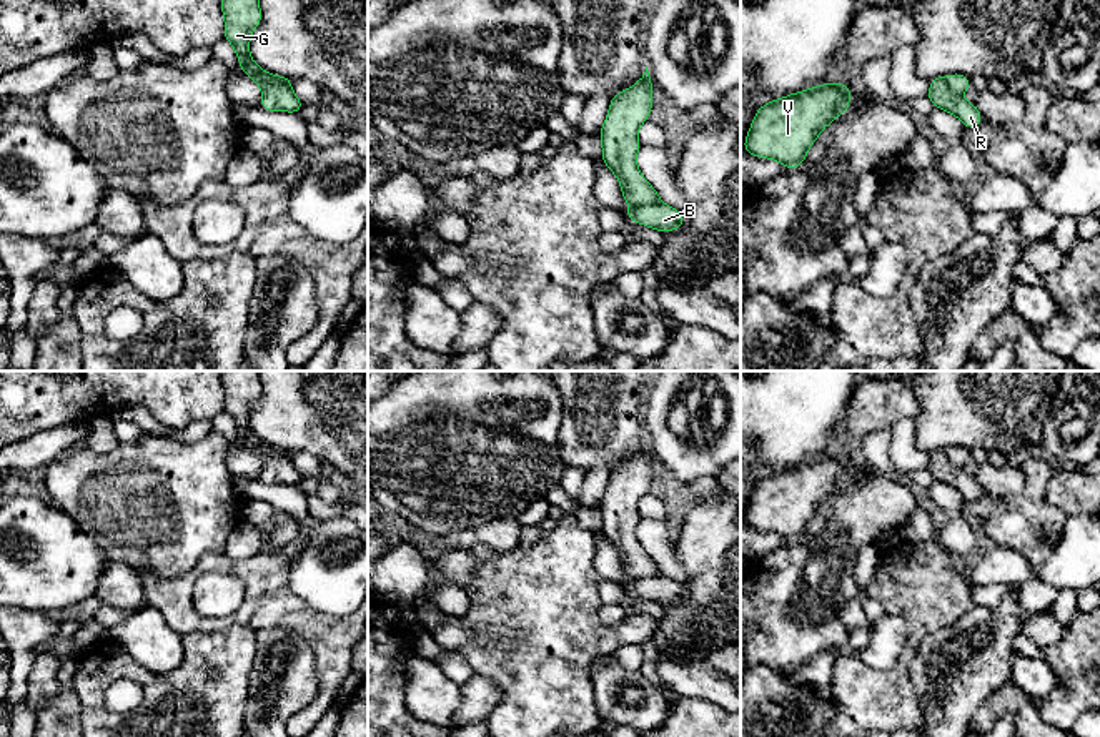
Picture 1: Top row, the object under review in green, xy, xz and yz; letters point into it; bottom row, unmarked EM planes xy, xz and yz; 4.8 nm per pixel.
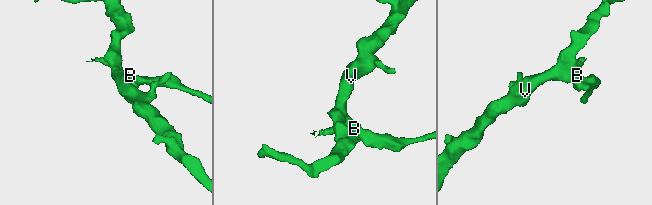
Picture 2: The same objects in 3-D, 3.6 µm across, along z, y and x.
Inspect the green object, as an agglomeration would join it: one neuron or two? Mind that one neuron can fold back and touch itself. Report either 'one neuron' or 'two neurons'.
two neurons

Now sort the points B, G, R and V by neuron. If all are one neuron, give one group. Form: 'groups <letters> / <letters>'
groups B / G R V

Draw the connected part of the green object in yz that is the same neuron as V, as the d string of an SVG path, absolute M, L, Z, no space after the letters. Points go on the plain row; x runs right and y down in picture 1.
M822 456L757 481L742 521L757 531L772 531L785 542L805 536L819 506L852 477L847 456Z

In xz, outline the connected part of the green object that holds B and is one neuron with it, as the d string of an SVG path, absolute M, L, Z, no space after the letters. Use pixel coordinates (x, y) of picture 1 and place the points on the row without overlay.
M652 576L644 579L631 579L626 584L629 594L639 594L642 599L649 599L661 606L674 604L686 597L686 589L676 581L666 576Z

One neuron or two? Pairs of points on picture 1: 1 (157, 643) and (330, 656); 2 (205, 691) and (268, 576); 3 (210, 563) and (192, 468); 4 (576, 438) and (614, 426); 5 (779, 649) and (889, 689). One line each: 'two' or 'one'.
1: two
2: two
3: two
4: one
5: two

